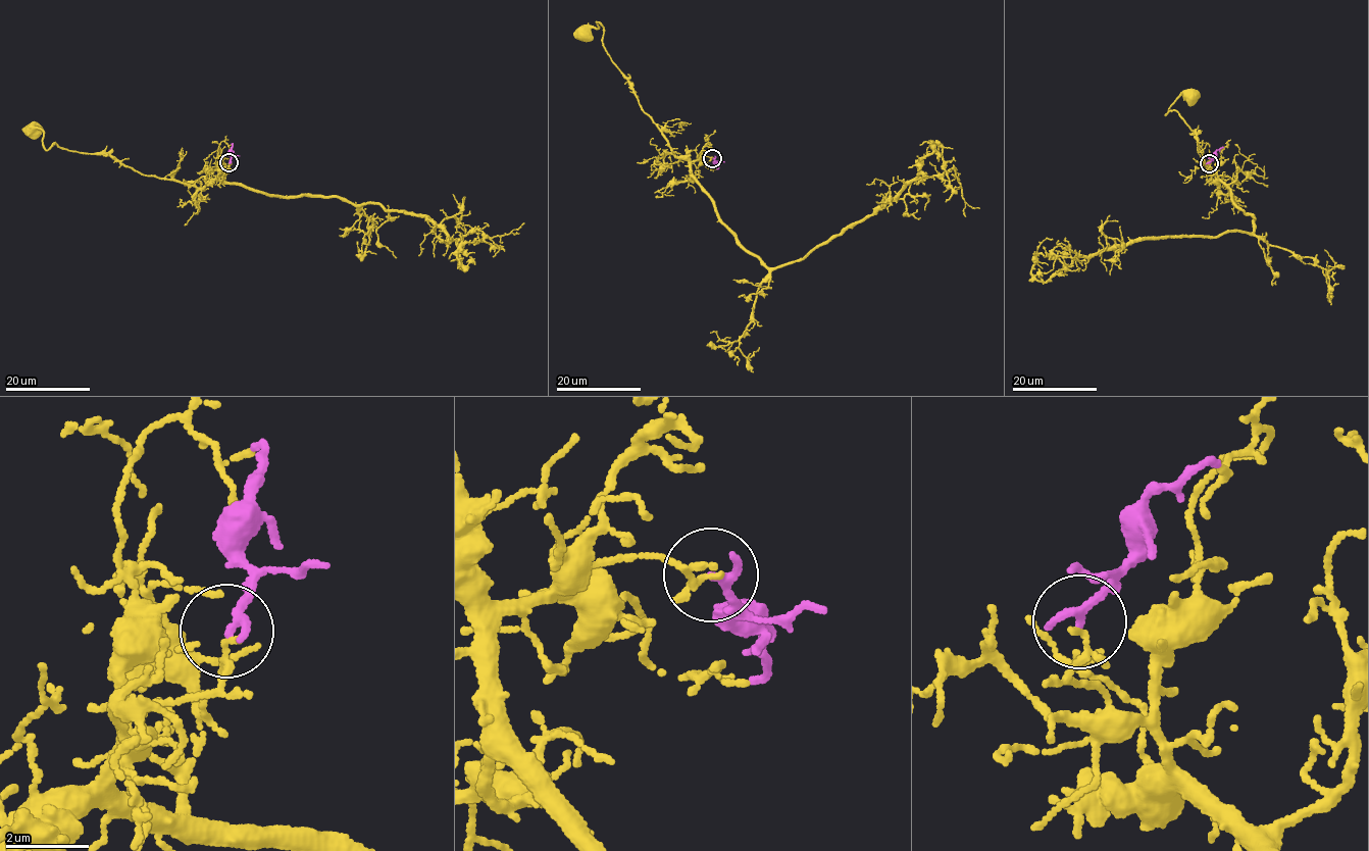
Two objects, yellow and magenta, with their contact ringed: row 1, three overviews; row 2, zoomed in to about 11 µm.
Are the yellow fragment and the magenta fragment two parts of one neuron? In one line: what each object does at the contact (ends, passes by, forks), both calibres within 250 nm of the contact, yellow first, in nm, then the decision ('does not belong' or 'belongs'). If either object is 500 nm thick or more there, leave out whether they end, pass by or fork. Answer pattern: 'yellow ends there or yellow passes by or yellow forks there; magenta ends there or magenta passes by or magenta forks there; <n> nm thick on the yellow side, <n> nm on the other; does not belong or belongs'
yellow passes by; magenta ends there; 100 nm thick on the yellow side, 240 nm on the other; does not belong

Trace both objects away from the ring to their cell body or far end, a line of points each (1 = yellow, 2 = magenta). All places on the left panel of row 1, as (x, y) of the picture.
1: (229, 163), (196, 188), (141, 174), (104, 154), (69, 151), (55, 143), (46, 149), (41, 130), (33, 127)
2: (229, 162), (231, 143)

